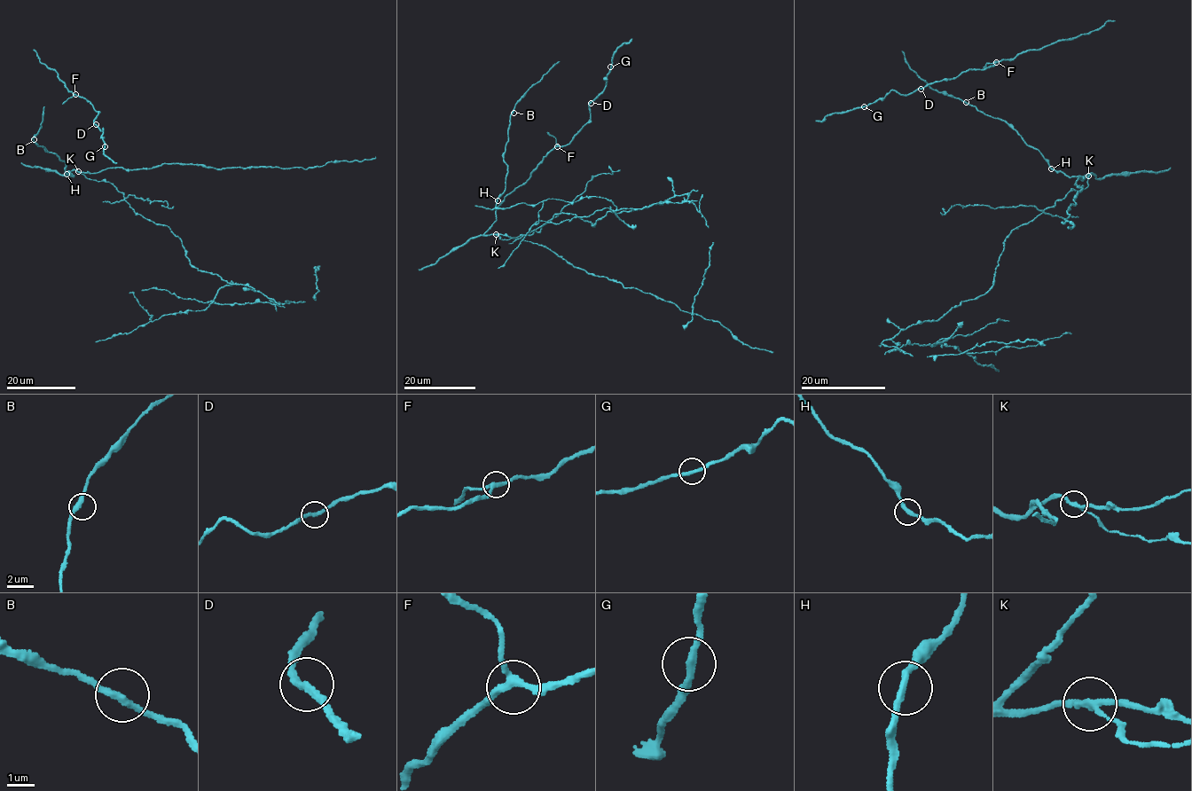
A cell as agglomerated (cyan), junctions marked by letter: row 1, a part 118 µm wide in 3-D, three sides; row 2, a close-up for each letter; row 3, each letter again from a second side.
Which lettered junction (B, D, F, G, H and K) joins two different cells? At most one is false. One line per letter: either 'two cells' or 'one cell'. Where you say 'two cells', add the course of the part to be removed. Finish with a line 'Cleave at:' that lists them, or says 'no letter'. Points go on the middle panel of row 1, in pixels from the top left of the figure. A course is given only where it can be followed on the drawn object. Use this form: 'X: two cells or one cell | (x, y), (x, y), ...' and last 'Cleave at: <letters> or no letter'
B: one cell
D: one cell
F: one cell
G: one cell
H: one cell
K: two cells | (496, 234), (529, 236), (563, 213), (592, 226), (687, 195), (615, 210), (545, 199), (498, 268)
Cleave at: K

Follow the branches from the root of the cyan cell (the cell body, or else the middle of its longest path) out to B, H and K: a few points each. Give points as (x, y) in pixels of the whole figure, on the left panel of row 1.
B: (133, 209), (109, 182), (88, 179), (76, 170), (67, 172), (74, 176), (66, 176), (65, 162), (34, 139)
H: (133, 209), (122, 192), (109, 182), (88, 179), (76, 170), (67, 172), (73, 176), (66, 174)
K: (133, 209), (122, 192), (112, 184), (88, 179), (79, 171)

